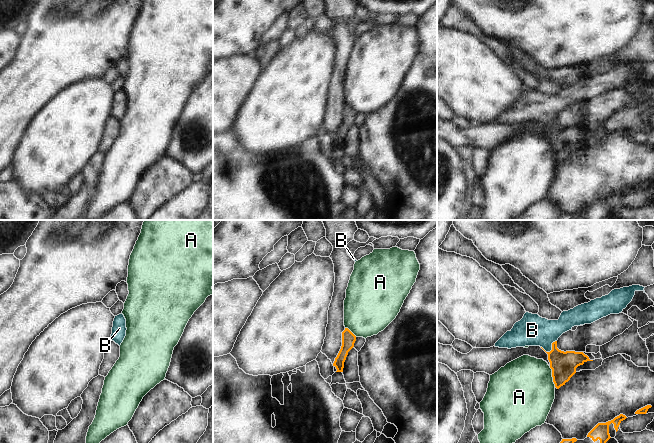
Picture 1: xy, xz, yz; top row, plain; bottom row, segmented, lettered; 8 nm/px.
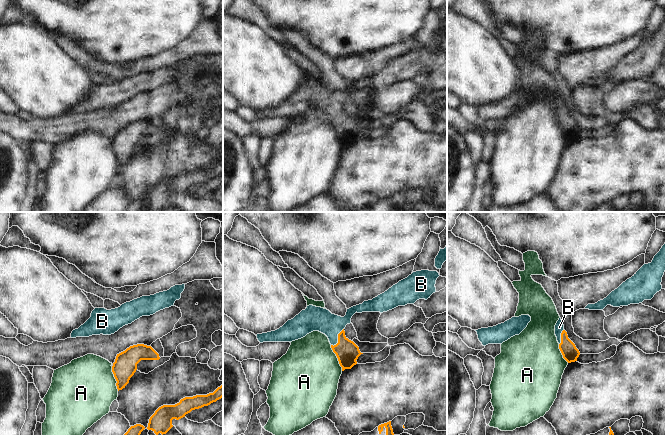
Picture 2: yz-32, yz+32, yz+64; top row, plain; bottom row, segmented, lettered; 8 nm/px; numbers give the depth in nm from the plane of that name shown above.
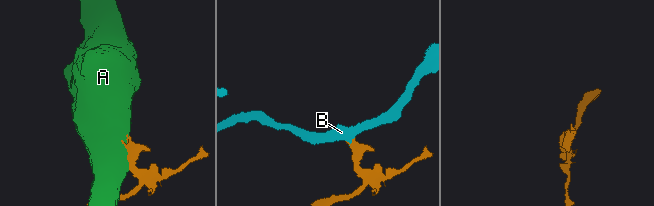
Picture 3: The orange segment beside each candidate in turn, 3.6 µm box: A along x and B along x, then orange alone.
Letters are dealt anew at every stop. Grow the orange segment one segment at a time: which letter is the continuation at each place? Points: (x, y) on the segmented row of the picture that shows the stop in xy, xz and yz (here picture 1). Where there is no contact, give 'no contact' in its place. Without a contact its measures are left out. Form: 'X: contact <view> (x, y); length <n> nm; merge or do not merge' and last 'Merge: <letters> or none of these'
A: contact yz (552, 376); length 180 nm; do not merge
B: contact yz (552, 349); length 140 nm; merge
Merge: B

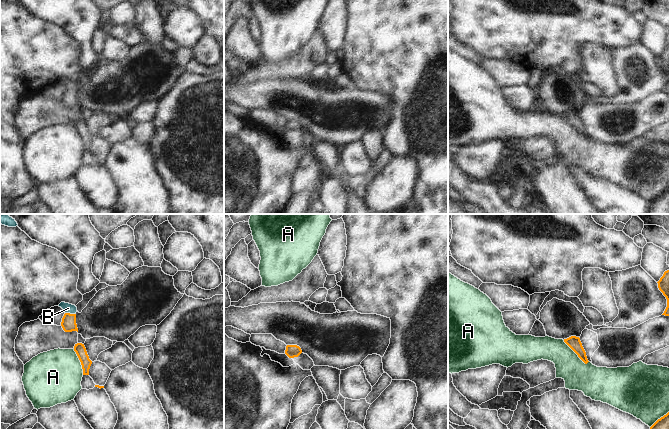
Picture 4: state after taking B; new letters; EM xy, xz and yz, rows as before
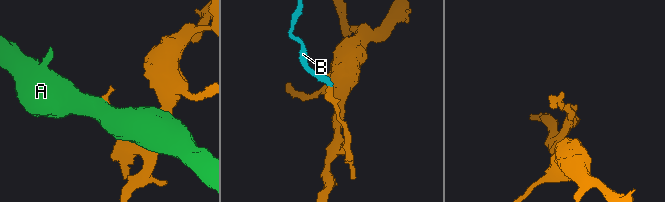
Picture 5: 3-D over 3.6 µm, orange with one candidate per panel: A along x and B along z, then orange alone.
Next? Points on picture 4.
A: contact yz (575, 352); length 280 nm; do not merge
B: contact xy (69, 313); length 90 nm; merge
Merge: B

